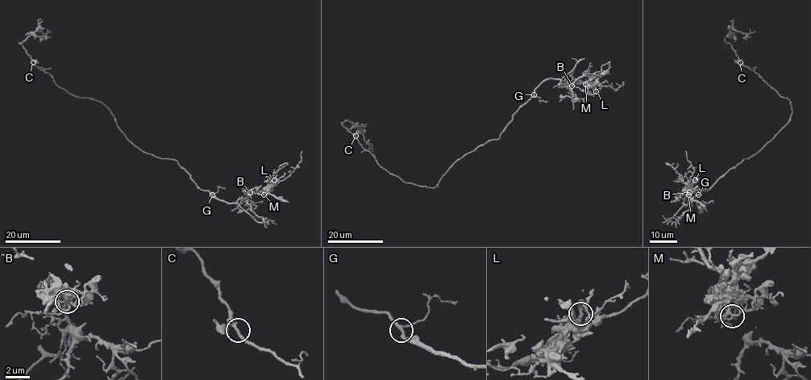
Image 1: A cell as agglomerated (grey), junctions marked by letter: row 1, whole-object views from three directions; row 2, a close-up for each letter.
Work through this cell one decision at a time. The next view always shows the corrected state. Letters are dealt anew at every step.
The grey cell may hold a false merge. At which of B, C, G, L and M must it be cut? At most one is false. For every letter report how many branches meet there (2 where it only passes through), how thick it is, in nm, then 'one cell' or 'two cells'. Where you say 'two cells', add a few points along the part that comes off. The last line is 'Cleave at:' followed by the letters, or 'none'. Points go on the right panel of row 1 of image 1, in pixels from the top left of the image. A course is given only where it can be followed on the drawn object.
B: 3 | 190 nm | one cell
C: 3 | 200 nm | one cell
G: 3 | 220 nm | one cell
L: 3 | 200 nm | one cell
M: 3 | 200 nm | two cells | (688, 194), (685, 194), (694, 171), (685, 151)
Cleave at: M

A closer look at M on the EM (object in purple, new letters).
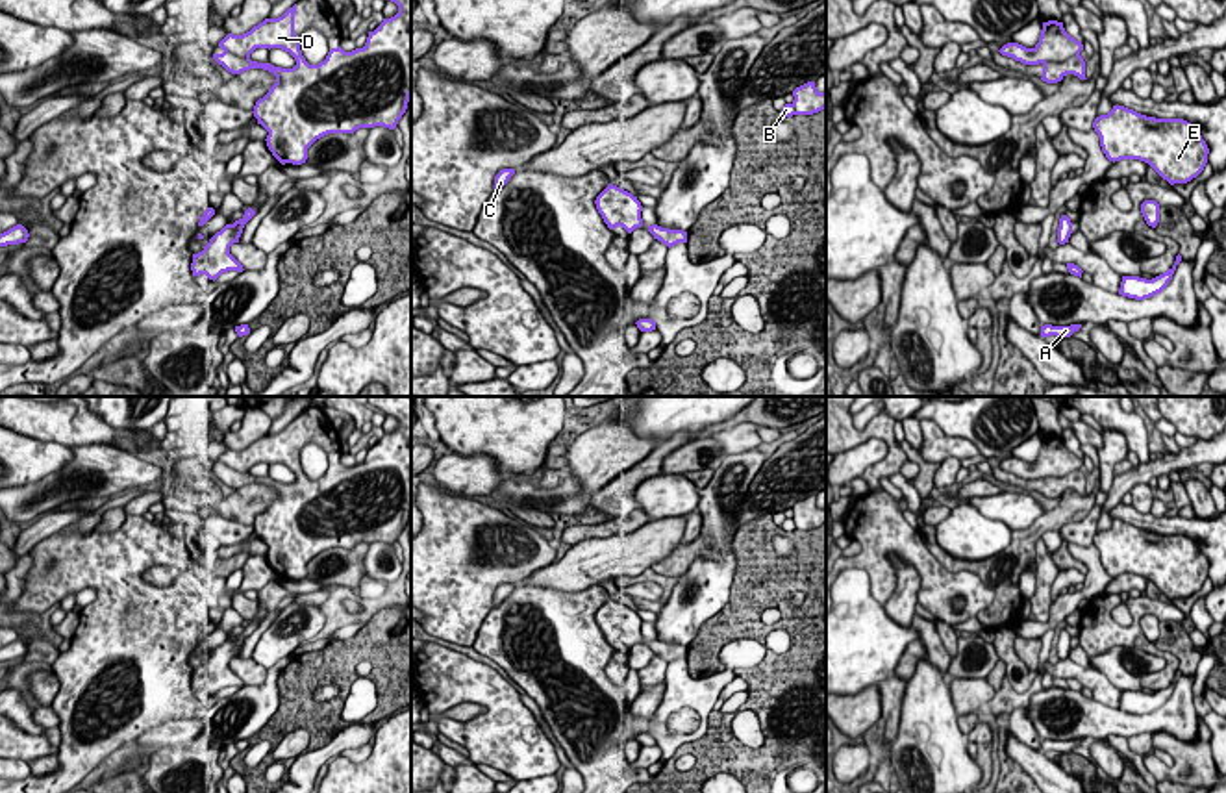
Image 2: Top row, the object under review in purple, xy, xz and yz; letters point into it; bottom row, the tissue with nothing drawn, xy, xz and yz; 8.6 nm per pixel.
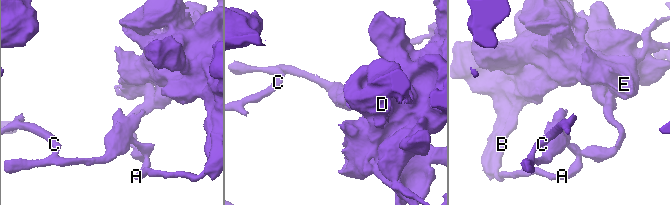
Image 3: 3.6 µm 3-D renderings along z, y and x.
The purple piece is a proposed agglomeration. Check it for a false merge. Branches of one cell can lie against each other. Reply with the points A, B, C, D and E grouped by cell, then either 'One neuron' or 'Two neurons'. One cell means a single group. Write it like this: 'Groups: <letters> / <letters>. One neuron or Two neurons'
Groups: A B D E / C. Two neurons

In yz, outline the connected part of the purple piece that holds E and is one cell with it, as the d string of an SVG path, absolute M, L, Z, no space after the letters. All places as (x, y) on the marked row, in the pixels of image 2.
M1113 106L1093 122L1109 161L1139 159L1170 185L1196 178L1209 148L1198 128L1183 119L1156 119L1124 106Z

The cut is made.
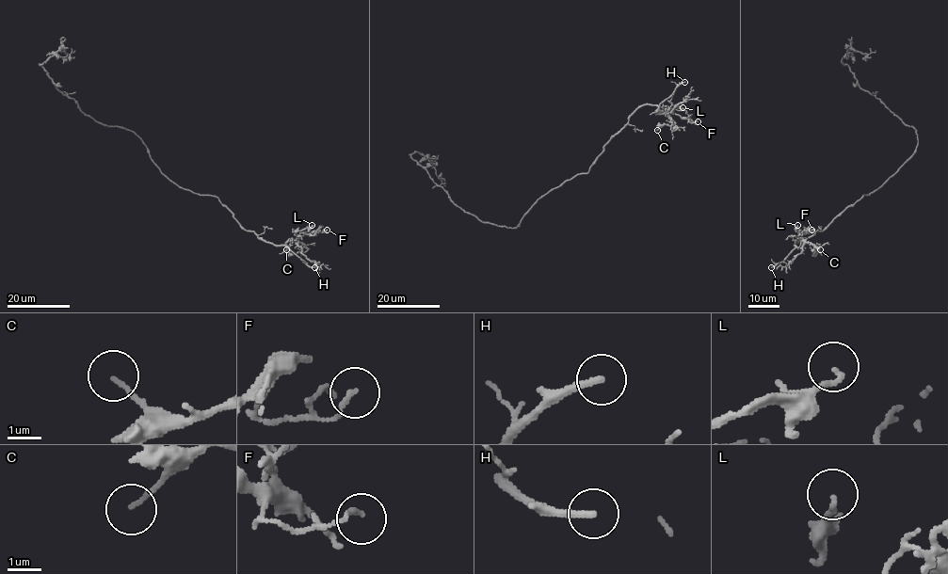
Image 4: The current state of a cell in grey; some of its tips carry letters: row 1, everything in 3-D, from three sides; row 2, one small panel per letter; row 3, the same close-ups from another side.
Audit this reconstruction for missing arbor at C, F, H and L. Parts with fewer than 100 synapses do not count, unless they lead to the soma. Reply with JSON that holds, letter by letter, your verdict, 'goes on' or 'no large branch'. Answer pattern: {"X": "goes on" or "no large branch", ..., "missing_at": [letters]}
{"C": "no large branch", "F": "no large branch", "H": "goes on", "L": "no large branch", "missing_at": ["H"]}

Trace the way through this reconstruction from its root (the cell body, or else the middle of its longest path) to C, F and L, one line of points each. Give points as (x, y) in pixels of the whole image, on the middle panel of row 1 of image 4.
C: (531, 208), (567, 181), (586, 173), (603, 146), (638, 107), (656, 104), (674, 123), (662, 125), (657, 130)
F: (531, 208), (567, 181), (586, 173), (603, 146), (638, 107), (656, 104), (666, 113), (698, 121)
L: (531, 208), (567, 181), (586, 173), (603, 146), (638, 107), (656, 104), (666, 113), (673, 105), (682, 107)

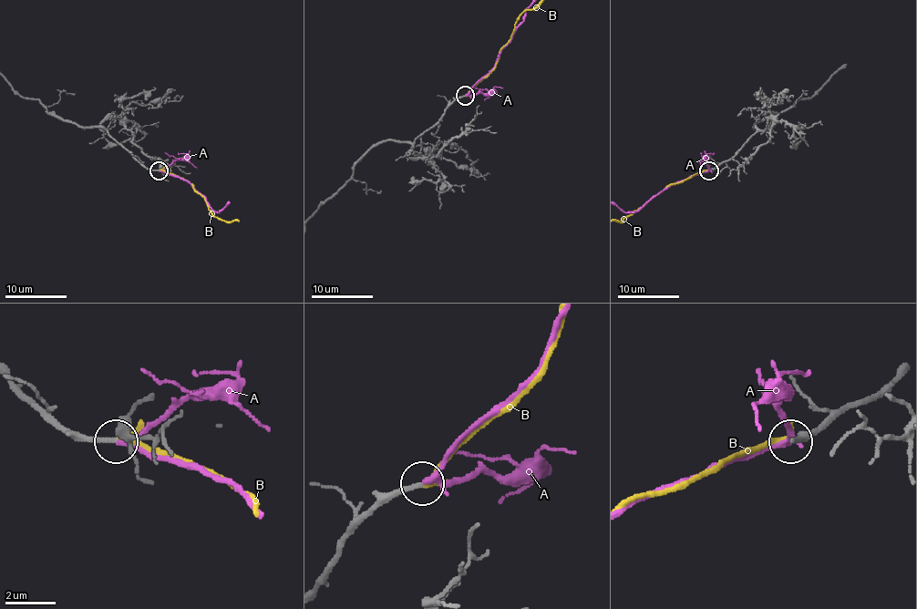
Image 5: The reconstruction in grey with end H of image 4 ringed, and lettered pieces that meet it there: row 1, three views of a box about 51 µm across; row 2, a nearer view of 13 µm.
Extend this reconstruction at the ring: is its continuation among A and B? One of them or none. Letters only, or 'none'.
B

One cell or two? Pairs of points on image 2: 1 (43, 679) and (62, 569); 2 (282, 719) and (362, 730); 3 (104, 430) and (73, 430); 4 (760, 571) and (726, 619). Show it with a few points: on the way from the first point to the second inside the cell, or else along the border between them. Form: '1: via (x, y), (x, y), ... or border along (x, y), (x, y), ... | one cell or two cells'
1: border along (54, 673), (58, 693), (50, 704) | two cells
2: border along (347, 725), (323, 745), (308, 751) | two cells
3: via (97, 430), (80, 430) | one cell
4: via (760, 582), (738, 608) | one cell

